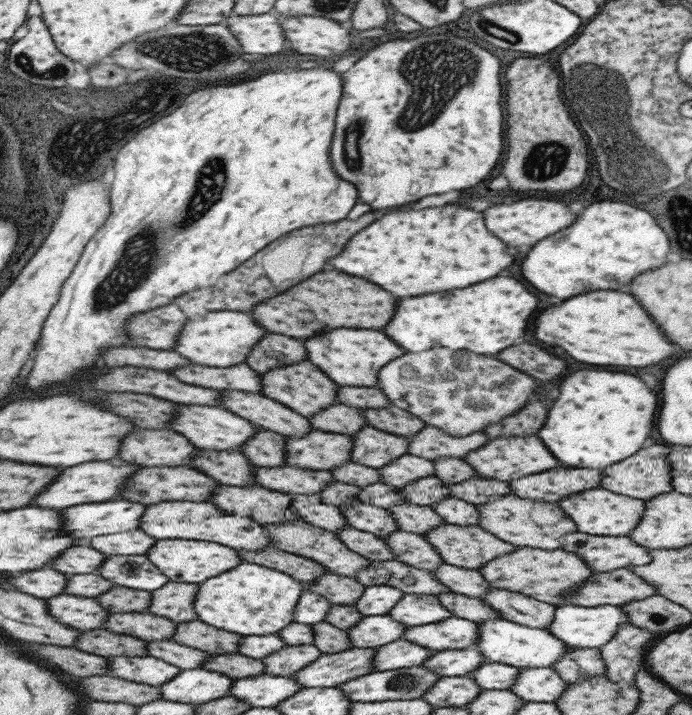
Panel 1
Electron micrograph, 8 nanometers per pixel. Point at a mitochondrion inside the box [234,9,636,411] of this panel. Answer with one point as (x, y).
(435, 73)

